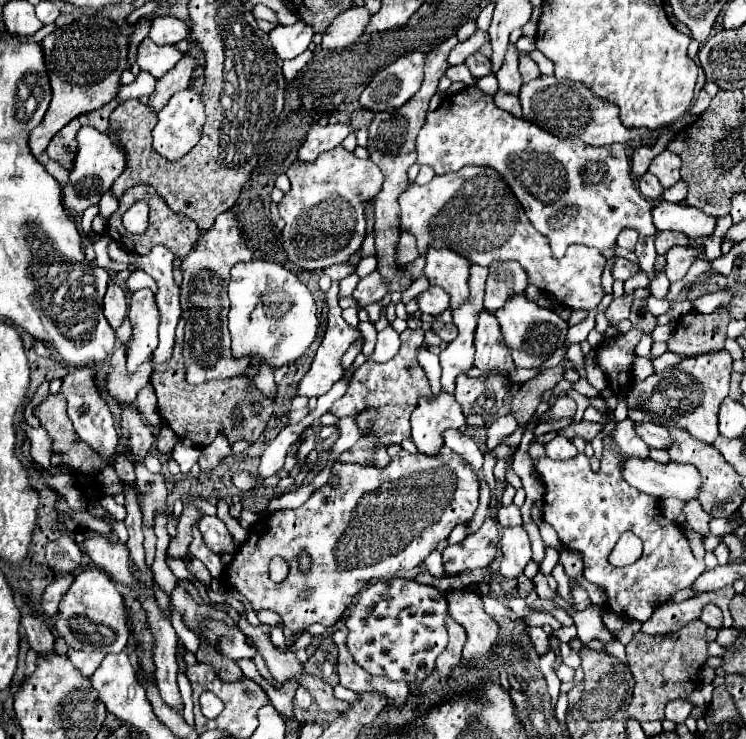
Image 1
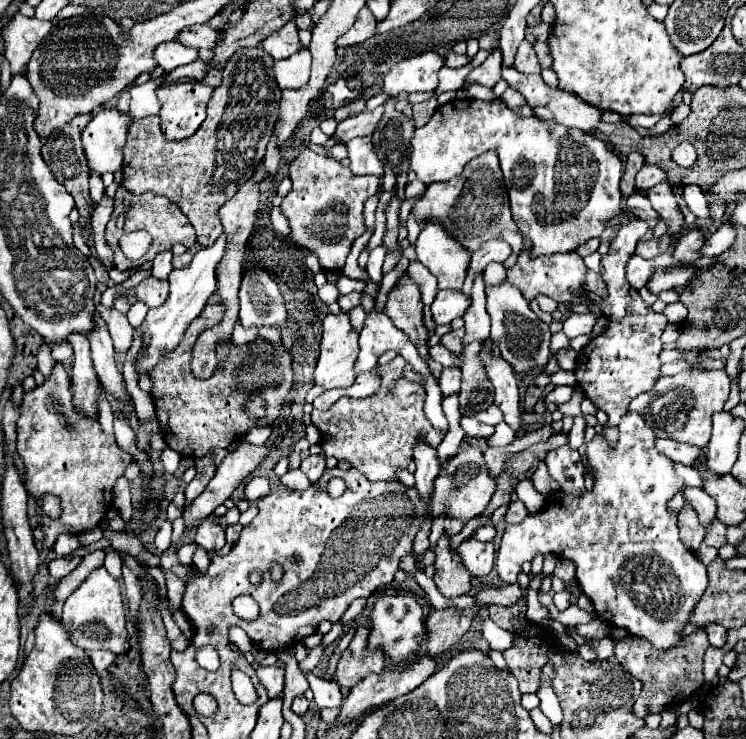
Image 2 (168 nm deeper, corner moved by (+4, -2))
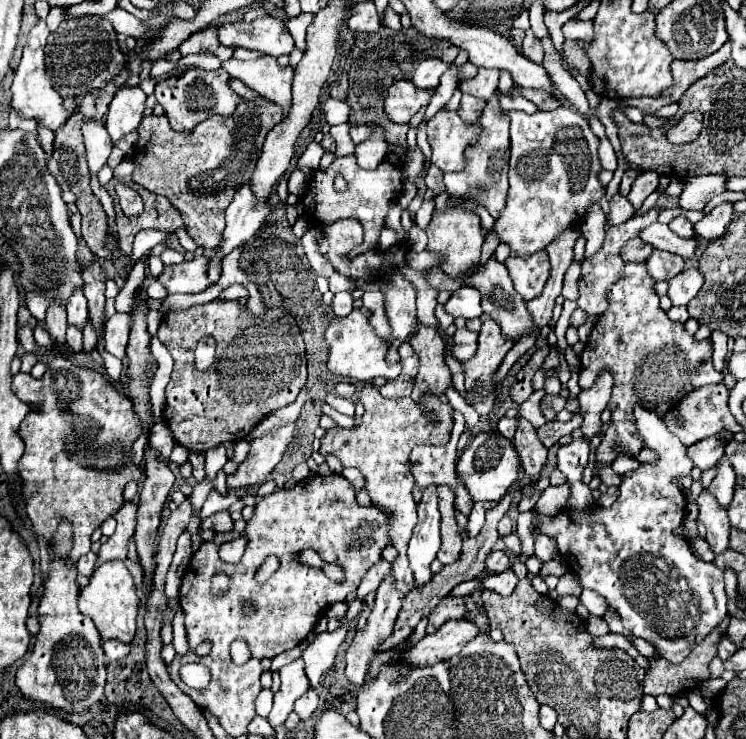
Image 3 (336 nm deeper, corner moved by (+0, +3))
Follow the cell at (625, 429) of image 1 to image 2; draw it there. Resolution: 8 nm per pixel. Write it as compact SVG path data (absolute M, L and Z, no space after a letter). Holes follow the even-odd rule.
M627 412L627 414L621 418L621 424L619 424L619 442L617 442L615 448L609 448L607 440L605 440L601 434L595 434L593 442L589 442L586 449L589 464L593 466L593 470L595 470L595 488L593 488L593 492L587 492L587 494L581 496L581 498L577 498L577 496L573 496L573 494L565 494L565 492L555 492L555 502L547 502L547 506L541 510L541 514L535 514L533 518L525 518L521 524L509 524L507 530L505 530L505 534L503 534L503 538L501 538L499 552L497 552L497 562L495 562L495 564L497 564L499 576L501 576L507 584L515 584L515 582L517 582L517 574L521 572L521 564L523 564L523 562L531 562L537 554L547 554L547 552L551 552L551 554L555 554L555 556L559 556L559 558L571 560L571 562L575 562L575 566L577 566L577 582L579 582L583 594L595 604L595 612L597 612L597 616L599 616L601 620L609 622L609 624L615 626L615 628L627 630L631 636L649 640L655 650L669 650L669 648L673 648L673 646L677 646L677 644L681 642L681 632L683 632L683 628L689 624L695 606L699 604L701 596L705 594L705 590L707 590L707 586L709 586L709 576L707 576L707 570L705 570L705 566L701 564L701 560L699 560L693 552L689 552L689 550L683 546L683 542L679 540L677 512L671 510L671 508L667 506L667 502L681 490L683 480L675 474L675 464L673 464L667 456L663 456L661 452L657 452L655 440L657 440L657 434L653 432L653 428L647 426L647 422L643 420L643 416L637 414L637 412Z

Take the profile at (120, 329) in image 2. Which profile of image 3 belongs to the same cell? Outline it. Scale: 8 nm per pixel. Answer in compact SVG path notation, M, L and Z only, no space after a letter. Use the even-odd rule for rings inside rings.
M115 313L105 323L105 349L123 359L129 339L129 313Z

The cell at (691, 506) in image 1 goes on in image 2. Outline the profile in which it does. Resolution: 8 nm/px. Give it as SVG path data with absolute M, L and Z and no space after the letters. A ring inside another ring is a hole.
M719 520L713 522L713 526L709 526L705 534L705 542L713 548L721 548L723 544L727 544L727 526L723 526Z

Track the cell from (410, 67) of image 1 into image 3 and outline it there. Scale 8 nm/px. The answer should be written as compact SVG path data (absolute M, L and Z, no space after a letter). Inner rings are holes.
M429 57L415 67L415 75L413 75L411 83L421 89L437 89L439 79L447 69L449 69L449 65L443 63L439 57Z

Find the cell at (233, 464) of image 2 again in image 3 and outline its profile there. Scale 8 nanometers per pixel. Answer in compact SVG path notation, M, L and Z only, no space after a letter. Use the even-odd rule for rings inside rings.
M295 423L273 431L261 439L251 441L251 451L243 463L239 463L237 471L227 475L227 489L241 489L259 485L267 479L267 475L281 461L287 445L293 439Z

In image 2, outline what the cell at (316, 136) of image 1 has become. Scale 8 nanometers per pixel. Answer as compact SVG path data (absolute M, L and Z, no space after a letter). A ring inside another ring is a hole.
M377 106L373 112L359 112L359 114L353 114L353 116L345 118L343 122L339 122L335 138L341 140L343 144L347 144L355 136L373 134L379 120L381 120L381 116L383 116L383 112L385 112L383 106Z

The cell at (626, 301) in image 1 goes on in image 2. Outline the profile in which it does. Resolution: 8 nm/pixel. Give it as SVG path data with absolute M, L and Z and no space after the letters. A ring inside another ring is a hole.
M639 218L623 224L623 228L609 246L609 252L601 256L601 268L603 268L601 280L607 286L607 298L601 300L601 312L609 320L613 318L621 320L625 316L625 308L629 304L630 286L625 278L625 266L633 256L637 242L647 232L647 228L649 228L647 222Z

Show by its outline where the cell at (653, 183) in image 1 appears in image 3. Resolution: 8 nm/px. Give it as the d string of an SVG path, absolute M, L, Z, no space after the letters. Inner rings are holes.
M683 215L675 217L675 219L669 223L669 229L671 229L673 233L677 233L679 237L693 237L693 235L695 235L693 223L691 223L687 217L683 217Z

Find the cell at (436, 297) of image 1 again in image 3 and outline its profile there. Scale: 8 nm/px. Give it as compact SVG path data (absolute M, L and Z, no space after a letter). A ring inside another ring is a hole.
M465 285L457 291L453 291L453 295L449 297L449 301L443 305L445 311L453 317L463 317L463 319L473 319L473 317L481 317L483 309L481 309L481 297L479 291Z

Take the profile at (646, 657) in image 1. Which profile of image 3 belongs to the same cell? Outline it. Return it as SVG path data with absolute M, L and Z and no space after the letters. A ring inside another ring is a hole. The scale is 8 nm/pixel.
M713 629L701 643L693 647L689 657L685 657L685 661L681 663L669 663L661 655L647 657L649 669L643 683L645 695L657 697L657 695L667 693L675 697L707 681L709 679L707 667L709 667L709 661L717 655L719 637L721 637L721 631Z

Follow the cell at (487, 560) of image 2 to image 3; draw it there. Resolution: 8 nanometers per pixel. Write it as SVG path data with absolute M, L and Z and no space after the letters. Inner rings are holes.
M499 549L491 551L491 553L487 555L485 567L487 567L487 571L491 571L491 573L501 573L501 571L509 569L509 559L507 559L505 551L499 551Z

